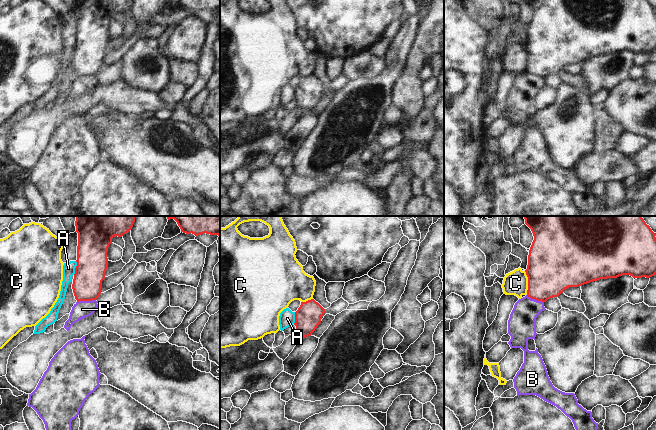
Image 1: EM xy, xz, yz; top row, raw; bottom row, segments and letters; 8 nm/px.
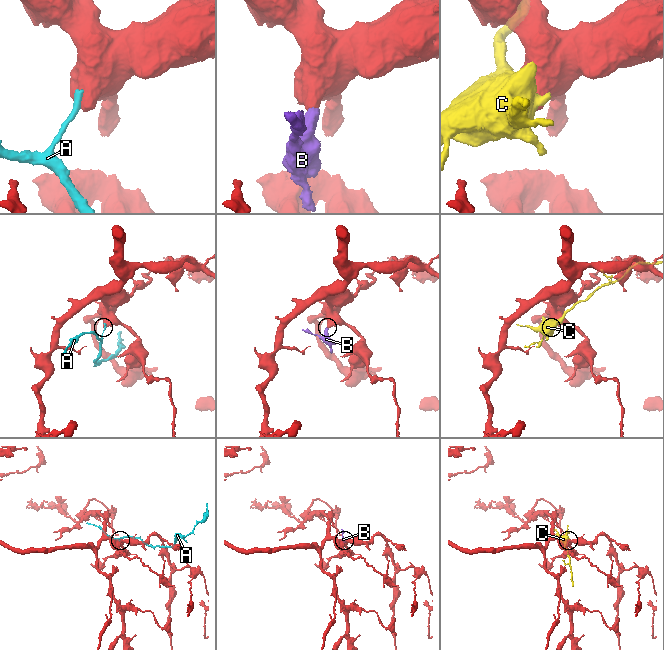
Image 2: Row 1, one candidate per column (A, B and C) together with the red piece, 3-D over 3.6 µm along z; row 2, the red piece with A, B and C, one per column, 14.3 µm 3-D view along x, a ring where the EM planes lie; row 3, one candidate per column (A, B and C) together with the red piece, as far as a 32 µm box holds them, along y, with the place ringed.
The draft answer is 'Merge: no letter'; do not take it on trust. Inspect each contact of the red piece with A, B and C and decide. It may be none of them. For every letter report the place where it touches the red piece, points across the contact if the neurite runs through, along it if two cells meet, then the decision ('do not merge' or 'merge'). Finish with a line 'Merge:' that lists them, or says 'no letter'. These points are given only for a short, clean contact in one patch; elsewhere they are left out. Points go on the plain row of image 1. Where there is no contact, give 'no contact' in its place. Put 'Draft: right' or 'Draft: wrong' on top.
Draft: right
A: meets red in xy at (75, 44); border along xy (76, 37), (73, 50); do not merge
B: meets red in xy at (86, 76); border along xy (95, 75), (79, 76), (77, 78); do not merge
C: meets red in yz at (528, 58); border along yz (524, 47), (527, 53), (527, 69); do not merge
Merge: no letter

